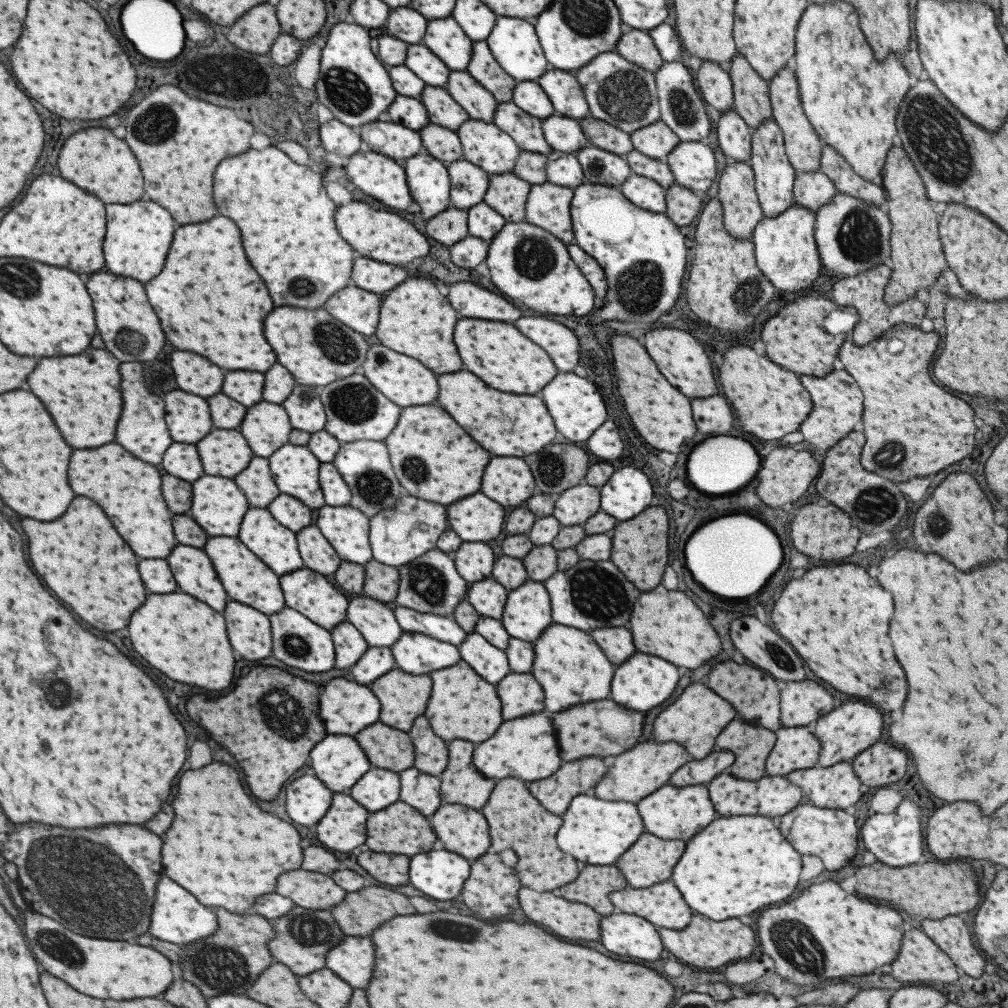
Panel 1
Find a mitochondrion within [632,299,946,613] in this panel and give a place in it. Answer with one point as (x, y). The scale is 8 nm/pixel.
(872, 505)

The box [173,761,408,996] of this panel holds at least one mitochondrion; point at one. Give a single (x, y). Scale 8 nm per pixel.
(218, 966)

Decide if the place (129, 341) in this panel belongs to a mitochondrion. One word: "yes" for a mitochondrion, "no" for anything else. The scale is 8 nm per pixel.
yes

